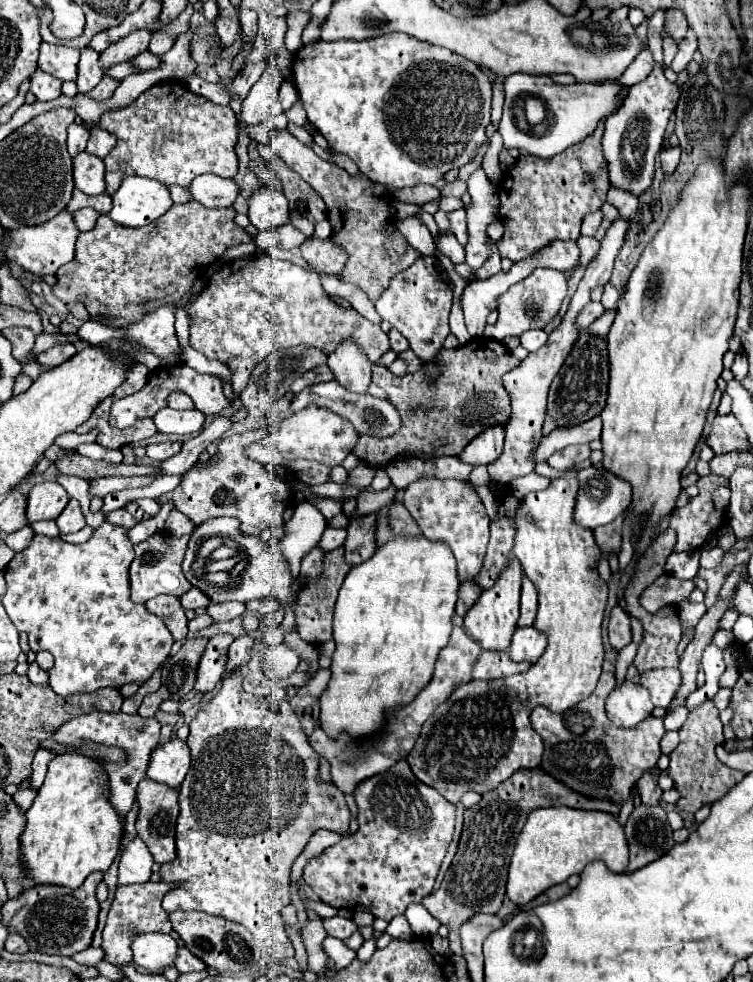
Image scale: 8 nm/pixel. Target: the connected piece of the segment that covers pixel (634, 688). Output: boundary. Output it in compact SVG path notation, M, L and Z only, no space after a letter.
M624 679L622 685L618 683L606 699L606 715L614 725L624 729L632 729L642 723L652 715L652 709L650 691L630 679Z

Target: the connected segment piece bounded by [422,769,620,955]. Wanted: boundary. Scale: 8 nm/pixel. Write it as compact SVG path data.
M520 769L516 771L510 779L502 781L502 785L498 785L496 789L492 789L490 793L482 795L482 801L470 809L464 811L464 829L462 829L462 837L458 843L458 853L454 857L454 863L450 865L450 869L446 871L446 877L442 881L442 887L434 893L428 895L422 905L432 913L432 917L436 917L442 925L448 927L448 939L450 939L450 951L460 955L462 947L460 947L460 925L470 919L474 913L496 913L502 905L502 899L506 895L506 879L508 879L508 865L510 865L510 857L512 857L512 849L516 845L516 839L526 823L526 817L530 811L538 809L538 807L572 807L572 809L596 809L596 811L606 811L612 815L620 813L620 807L610 803L610 801L594 801L588 799L580 793L574 793L572 789L568 789L566 785L562 785L560 781L556 781L554 777L550 777L548 773L540 771L540 769Z

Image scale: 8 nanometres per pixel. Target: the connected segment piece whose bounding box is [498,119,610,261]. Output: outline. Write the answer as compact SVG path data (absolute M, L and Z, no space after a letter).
M604 119L598 129L582 143L564 149L550 159L520 155L512 171L504 173L498 185L498 217L504 223L504 235L498 239L502 257L522 261L556 239L578 239L580 223L586 213L598 211L606 201L610 181L606 177L606 159L602 153Z

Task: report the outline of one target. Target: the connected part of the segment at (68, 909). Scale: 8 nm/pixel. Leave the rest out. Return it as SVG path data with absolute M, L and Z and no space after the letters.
M92 873L80 889L66 889L60 885L38 885L24 889L18 897L2 905L2 923L10 933L26 937L26 943L32 951L72 957L74 953L90 947L100 911L96 901L96 887L102 879L104 873Z

